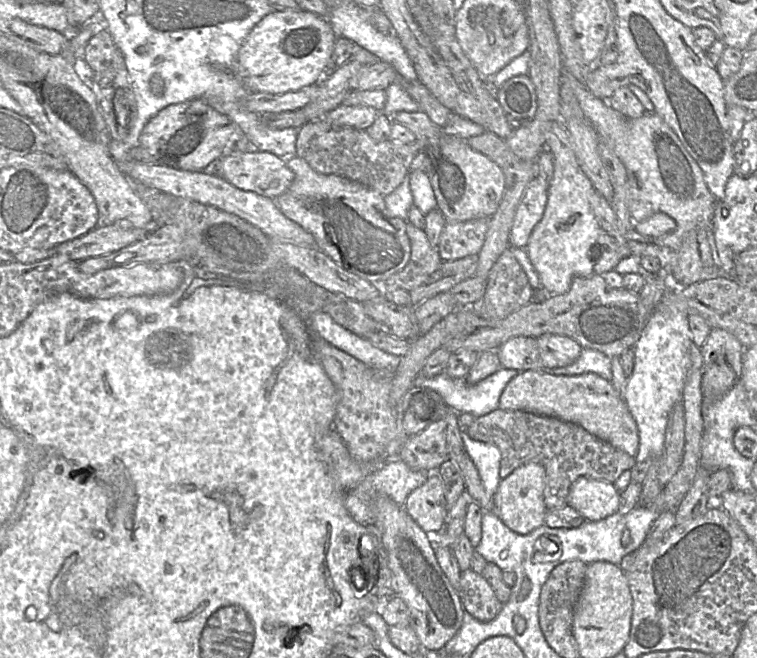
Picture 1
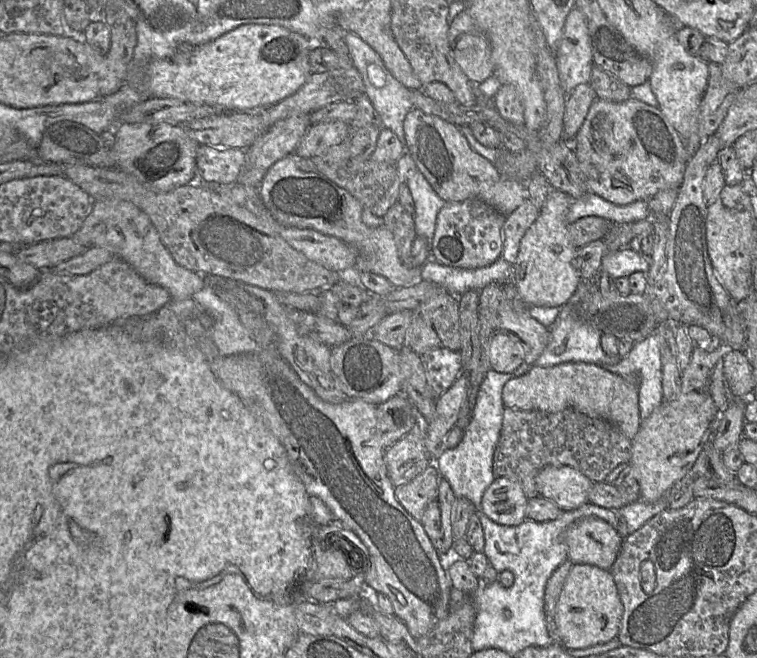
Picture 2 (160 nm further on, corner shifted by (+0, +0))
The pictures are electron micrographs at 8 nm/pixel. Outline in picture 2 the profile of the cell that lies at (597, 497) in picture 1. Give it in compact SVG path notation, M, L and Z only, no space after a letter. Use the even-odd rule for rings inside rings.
M547 465L535 478L539 496L554 502L561 510L573 510L587 503L593 482L570 466Z

